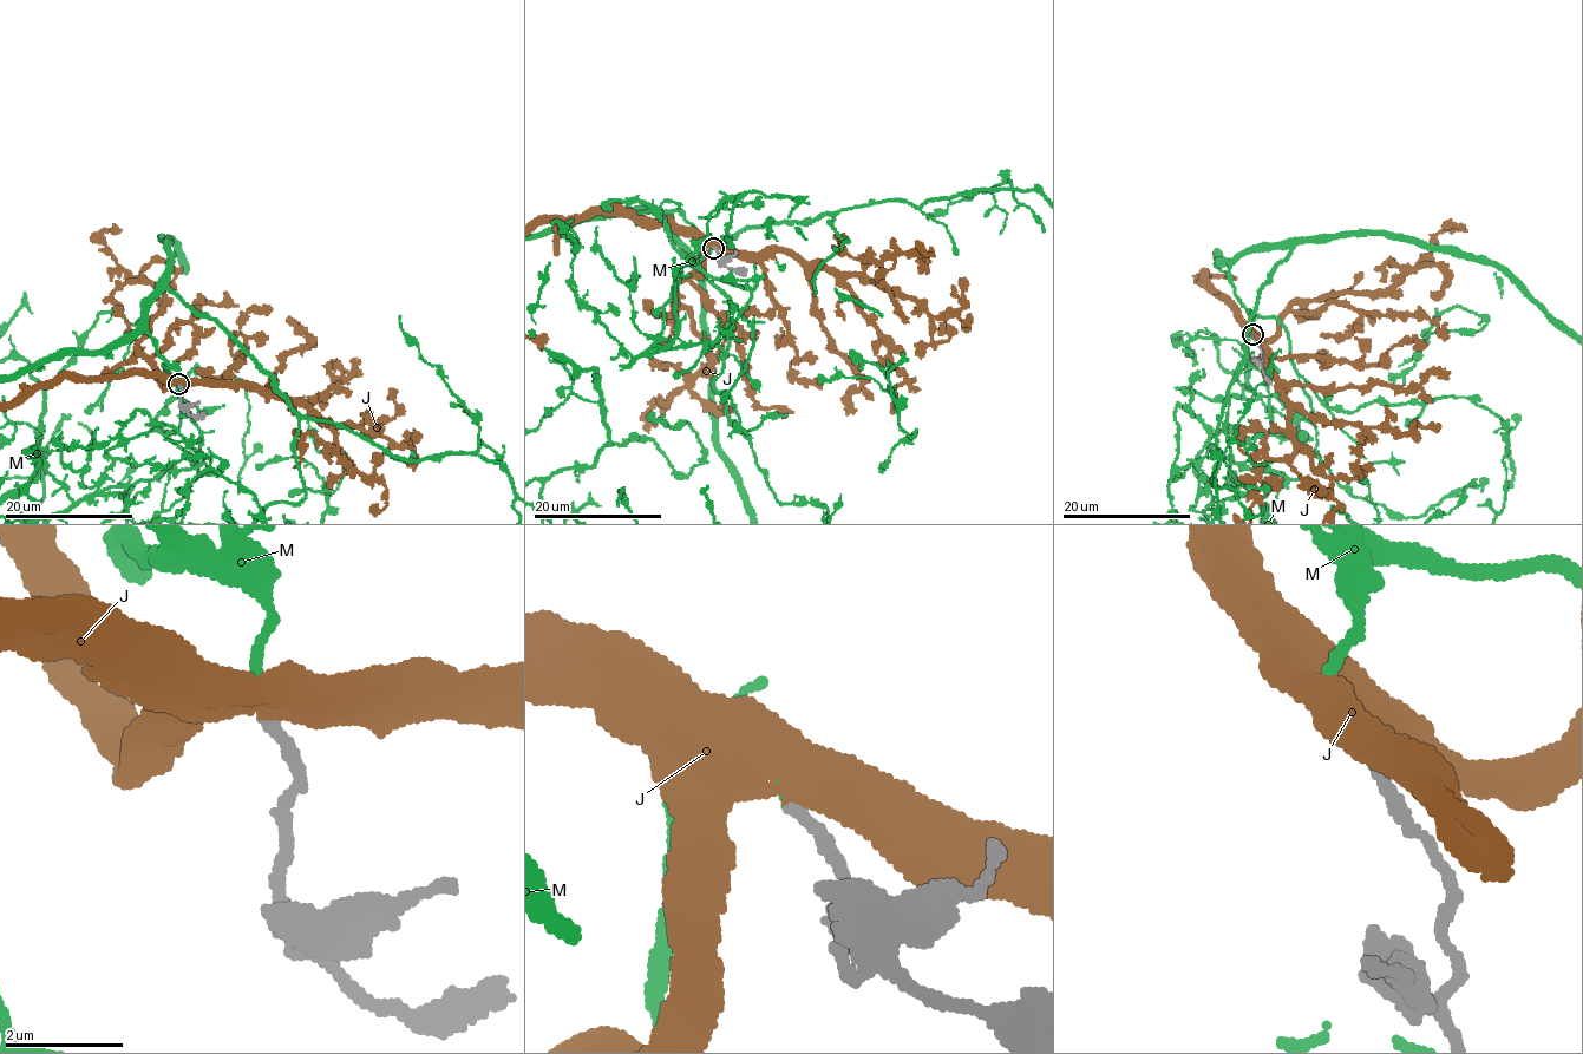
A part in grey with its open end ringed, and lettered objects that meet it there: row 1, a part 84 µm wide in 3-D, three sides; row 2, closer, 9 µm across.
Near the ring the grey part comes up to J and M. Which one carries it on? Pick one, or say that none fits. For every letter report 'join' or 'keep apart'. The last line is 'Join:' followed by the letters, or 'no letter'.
J: keep apart
M: join
Join: M

